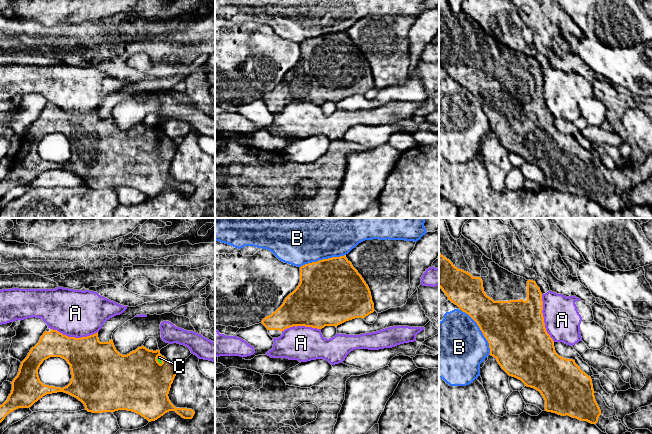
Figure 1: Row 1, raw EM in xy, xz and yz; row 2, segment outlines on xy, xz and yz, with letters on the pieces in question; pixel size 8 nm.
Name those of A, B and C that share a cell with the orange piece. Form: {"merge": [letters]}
{"merge": ["C"]}

